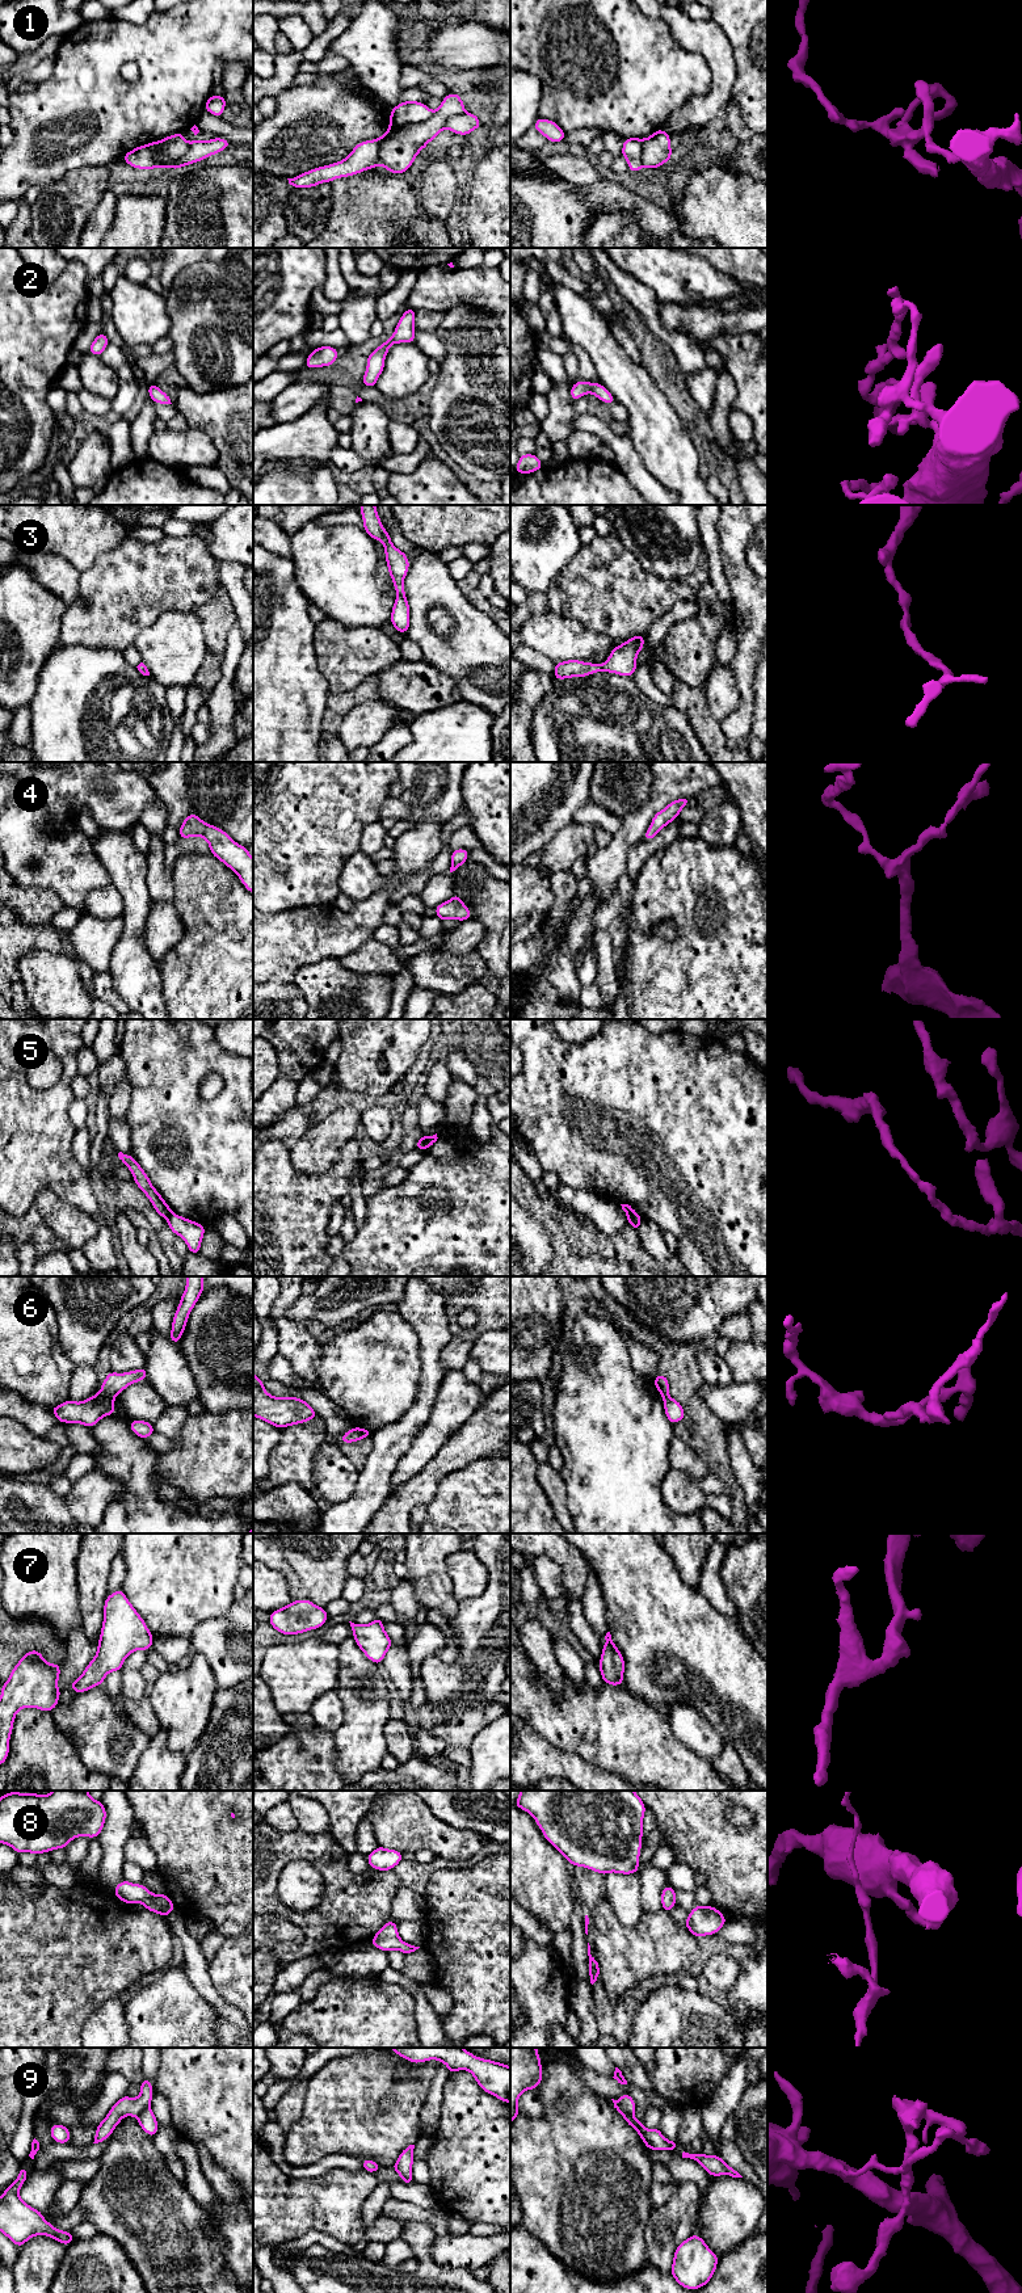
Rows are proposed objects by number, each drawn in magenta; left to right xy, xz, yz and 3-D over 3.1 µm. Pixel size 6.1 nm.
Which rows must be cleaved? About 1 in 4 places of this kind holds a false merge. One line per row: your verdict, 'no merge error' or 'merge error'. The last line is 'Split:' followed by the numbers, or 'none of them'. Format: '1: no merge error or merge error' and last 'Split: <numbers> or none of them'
1: merge error
2: no merge error
3: no merge error
4: no merge error
5: merge error
6: merge error
7: no merge error
8: no merge error
9: merge error
Split: 1, 5, 6, 9

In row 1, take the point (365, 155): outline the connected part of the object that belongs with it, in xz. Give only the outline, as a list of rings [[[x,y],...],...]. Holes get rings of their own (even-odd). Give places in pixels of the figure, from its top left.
[[[403,101],[392,108],[390,126],[384,135],[378,139],[358,143],[352,152],[338,163],[317,167],[296,177],[287,178],[289,184],[294,189],[312,188],[321,182],[331,184],[332,180],[354,176],[363,171],[373,169],[382,164],[379,147],[388,134],[411,123],[425,122],[432,114],[433,112],[422,102]]]

